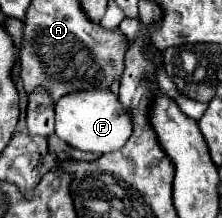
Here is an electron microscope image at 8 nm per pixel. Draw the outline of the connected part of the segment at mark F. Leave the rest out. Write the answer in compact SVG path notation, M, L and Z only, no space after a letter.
M109 89L69 93L55 105L55 135L75 149L91 153L111 153L121 149L133 131L133 111L127 111Z

